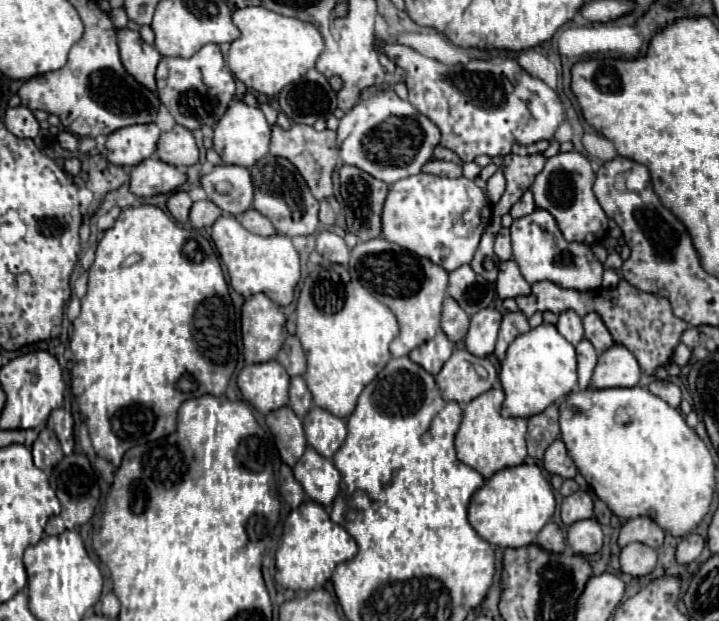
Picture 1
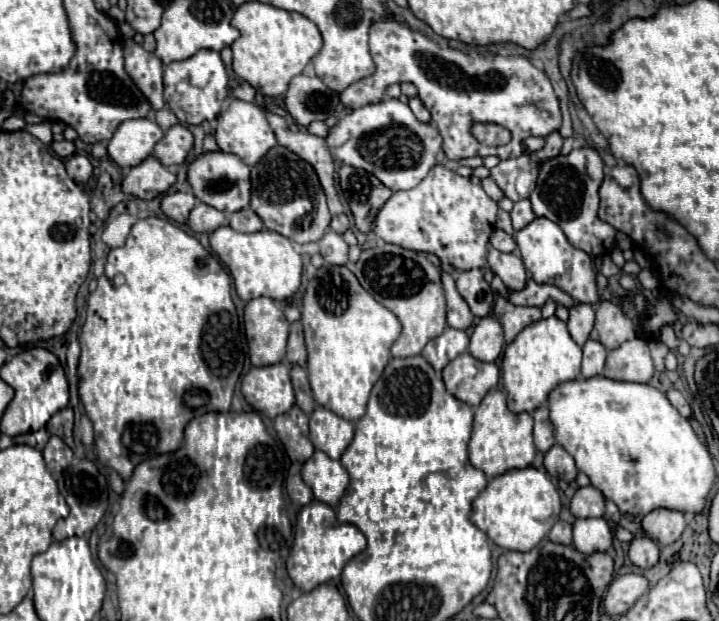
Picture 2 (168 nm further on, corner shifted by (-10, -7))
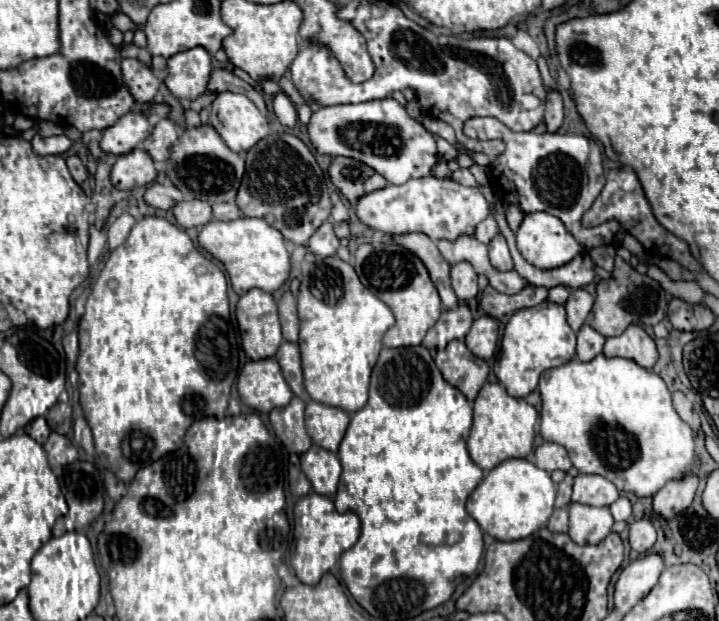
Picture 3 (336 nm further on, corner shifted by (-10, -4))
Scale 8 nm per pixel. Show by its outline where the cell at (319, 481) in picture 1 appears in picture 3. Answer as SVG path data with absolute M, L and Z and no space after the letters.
M312 444L312 448L300 456L300 462L302 462L302 472L310 480L314 492L322 496L336 494L342 466L334 452Z

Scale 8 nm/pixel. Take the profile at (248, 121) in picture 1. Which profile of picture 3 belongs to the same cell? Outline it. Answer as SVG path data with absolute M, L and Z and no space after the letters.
M234 92L216 94L208 122L234 152L250 150L270 132L266 116L254 106L254 102L250 102L244 94Z

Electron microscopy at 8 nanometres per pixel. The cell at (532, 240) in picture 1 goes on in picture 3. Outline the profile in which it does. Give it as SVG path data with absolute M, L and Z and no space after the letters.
M532 212L532 214L524 216L524 220L516 232L516 246L526 262L530 262L542 270L564 266L572 258L576 258L578 254L584 252L584 248L578 244L578 240L566 230L562 220L548 212Z

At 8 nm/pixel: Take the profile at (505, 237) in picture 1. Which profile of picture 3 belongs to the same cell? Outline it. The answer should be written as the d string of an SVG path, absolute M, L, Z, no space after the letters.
M492 216L484 218L484 220L476 226L476 232L474 232L474 236L476 236L480 242L484 242L484 244L488 244L496 234L498 234L498 224L496 224L496 220L494 220Z

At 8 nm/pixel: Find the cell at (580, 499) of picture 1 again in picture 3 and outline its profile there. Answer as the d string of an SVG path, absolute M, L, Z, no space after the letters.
M578 474L574 478L572 500L588 506L610 506L618 500L616 486L598 474Z

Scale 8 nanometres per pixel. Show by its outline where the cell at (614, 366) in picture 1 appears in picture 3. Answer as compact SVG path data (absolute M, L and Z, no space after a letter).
M630 324L620 336L606 338L604 356L622 356L638 362L644 368L652 368L658 360L658 350L642 326Z

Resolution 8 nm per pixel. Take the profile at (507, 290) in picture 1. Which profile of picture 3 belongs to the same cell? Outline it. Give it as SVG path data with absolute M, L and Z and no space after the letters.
M496 234L490 242L488 242L488 254L490 254L490 264L502 272L514 270L510 252L508 252L508 244L506 238L502 234Z

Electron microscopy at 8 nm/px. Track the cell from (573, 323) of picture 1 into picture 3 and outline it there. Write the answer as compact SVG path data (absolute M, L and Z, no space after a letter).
M576 288L570 292L570 298L566 300L566 314L568 314L568 324L572 326L574 332L580 330L580 326L584 324L588 312L592 310L594 298L584 290L584 288Z

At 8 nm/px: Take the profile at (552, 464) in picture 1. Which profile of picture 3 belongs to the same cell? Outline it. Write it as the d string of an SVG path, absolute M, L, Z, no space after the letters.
M544 442L534 450L534 464L546 472L552 470L568 472L572 468L568 452L560 444L552 444L552 442Z

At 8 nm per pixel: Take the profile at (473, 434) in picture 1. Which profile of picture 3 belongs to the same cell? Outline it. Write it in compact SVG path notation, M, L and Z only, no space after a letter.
M486 382L474 400L472 434L468 436L468 452L482 470L492 470L508 458L526 458L532 454L534 424L538 412L524 398L514 398L504 392L498 382Z

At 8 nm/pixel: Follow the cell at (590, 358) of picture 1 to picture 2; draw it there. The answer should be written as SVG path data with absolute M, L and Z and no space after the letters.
M588 339L586 345L582 347L584 351L584 359L582 359L582 377L584 379L592 379L602 375L604 371L604 363L606 363L606 355L608 351L604 349L602 343Z

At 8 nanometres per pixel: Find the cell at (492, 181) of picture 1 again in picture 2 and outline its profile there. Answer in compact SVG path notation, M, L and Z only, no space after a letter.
M482 179L482 187L484 187L484 191L494 199L494 201L500 201L500 199L504 199L504 191L496 185L496 181L494 179Z

